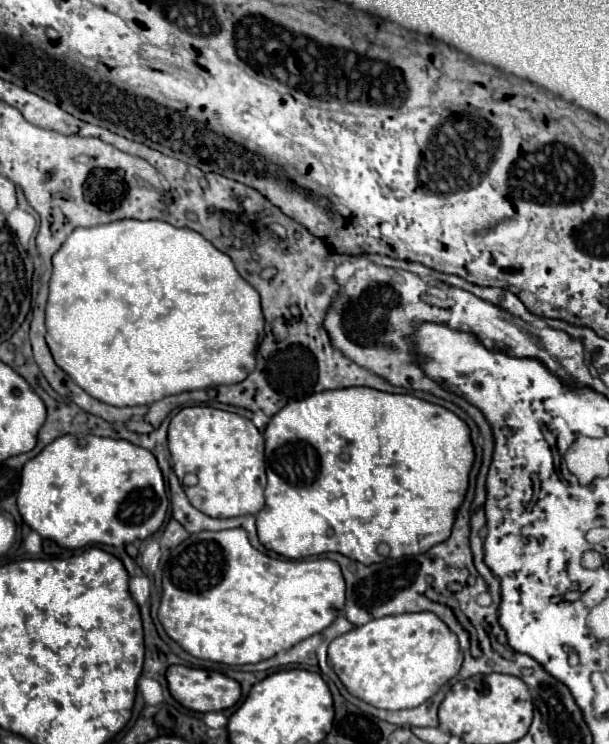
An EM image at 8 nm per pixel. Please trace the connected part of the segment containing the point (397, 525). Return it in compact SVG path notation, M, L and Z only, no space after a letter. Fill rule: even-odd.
M372 388L326 390L320 394L312 394L304 400L294 400L286 404L276 416L272 416L270 424L264 430L264 438L266 438L268 486L264 492L266 506L256 514L258 538L268 550L274 550L276 554L282 554L286 558L308 558L324 552L340 552L362 564L374 564L374 562L382 562L386 556L400 558L400 556L424 554L426 550L444 542L450 536L454 514L464 500L468 488L468 474L474 462L474 446L470 442L470 430L466 422L460 420L454 412L410 394L386 394Z

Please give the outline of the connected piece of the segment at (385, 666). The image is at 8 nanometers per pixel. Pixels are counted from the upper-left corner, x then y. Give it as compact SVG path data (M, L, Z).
M432 612L384 616L348 634L334 638L328 646L328 662L346 690L370 706L384 710L416 708L432 698L440 686L454 678L462 666L456 634Z

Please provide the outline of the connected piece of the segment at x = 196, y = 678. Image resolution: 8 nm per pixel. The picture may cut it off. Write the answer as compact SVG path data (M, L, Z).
M170 666L166 672L170 694L194 712L216 712L232 708L240 696L240 684L220 672Z

